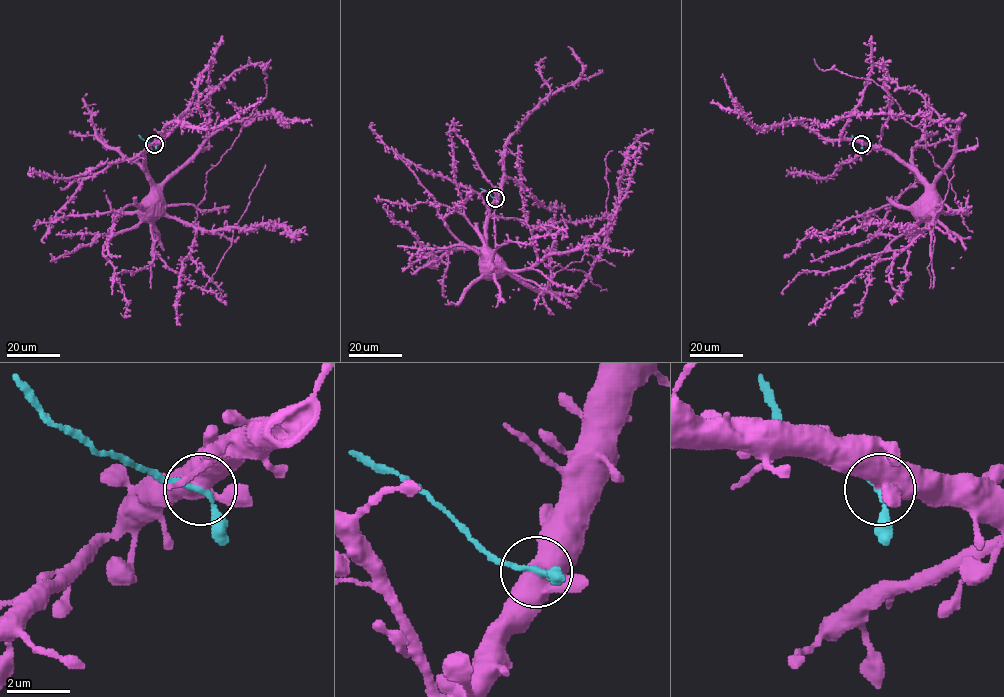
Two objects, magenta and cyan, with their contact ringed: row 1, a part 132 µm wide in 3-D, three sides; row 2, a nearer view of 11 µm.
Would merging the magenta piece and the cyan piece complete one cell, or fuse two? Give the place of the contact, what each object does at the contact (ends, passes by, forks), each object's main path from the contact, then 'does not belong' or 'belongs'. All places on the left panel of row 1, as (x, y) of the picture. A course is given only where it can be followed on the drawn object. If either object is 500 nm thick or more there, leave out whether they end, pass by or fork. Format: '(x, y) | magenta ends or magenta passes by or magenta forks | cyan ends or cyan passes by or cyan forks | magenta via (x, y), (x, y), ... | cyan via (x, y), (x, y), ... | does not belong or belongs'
(154, 144) | magenta via (154, 144), (145, 151), (145, 172), (152, 186), (152, 206) | cyan via (154, 144), (138, 135) | does not belong

